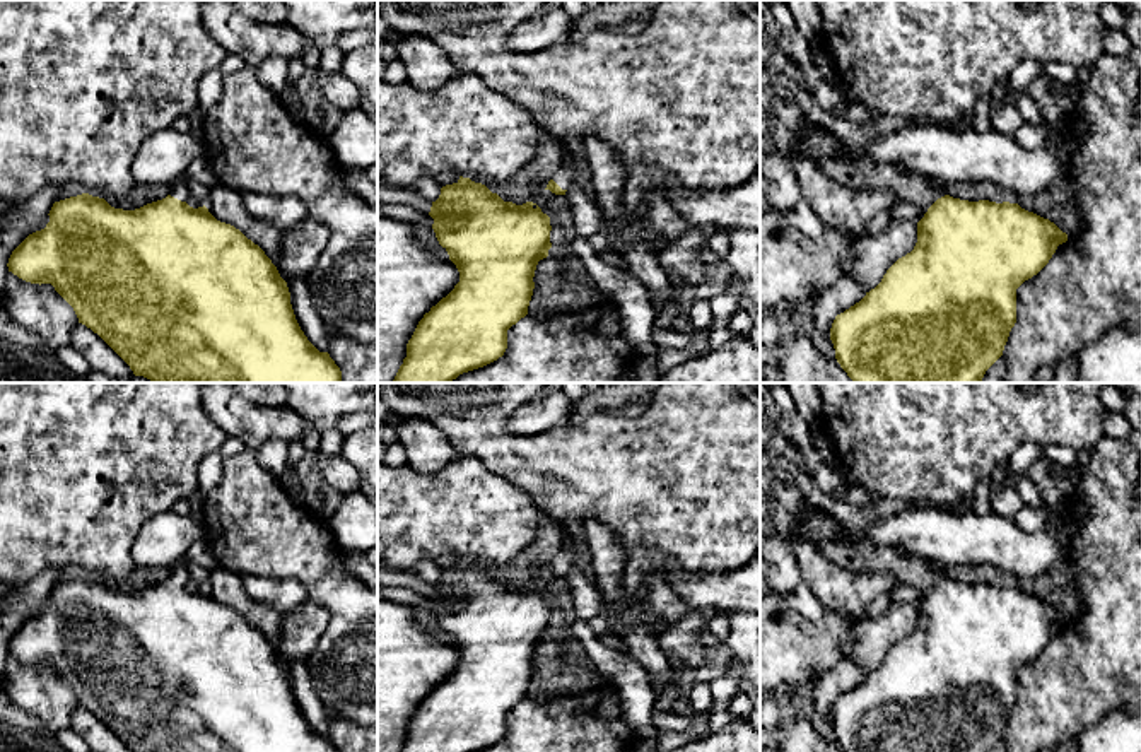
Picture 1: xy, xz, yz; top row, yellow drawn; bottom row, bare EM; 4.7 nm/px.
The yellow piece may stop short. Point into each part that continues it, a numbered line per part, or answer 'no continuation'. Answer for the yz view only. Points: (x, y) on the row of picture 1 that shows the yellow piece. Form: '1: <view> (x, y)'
1: yz (936, 185)

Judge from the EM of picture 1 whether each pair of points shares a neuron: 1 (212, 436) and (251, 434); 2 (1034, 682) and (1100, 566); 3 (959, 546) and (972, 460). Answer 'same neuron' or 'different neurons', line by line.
1: different neurons
2: same neuron
3: different neurons

